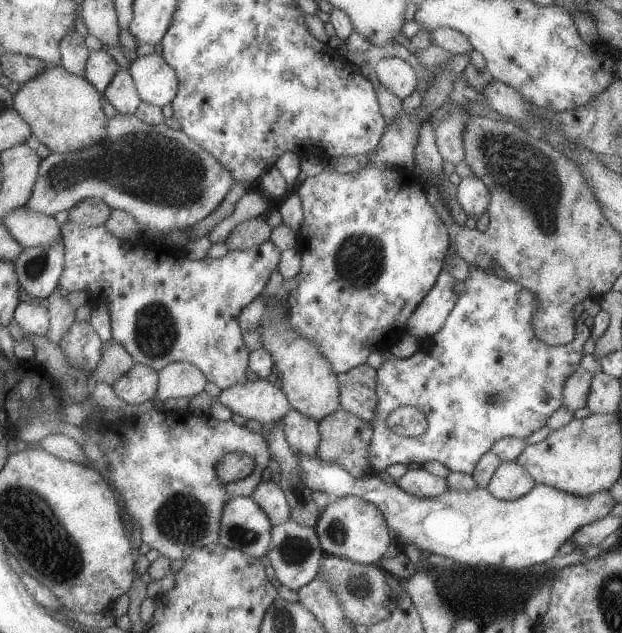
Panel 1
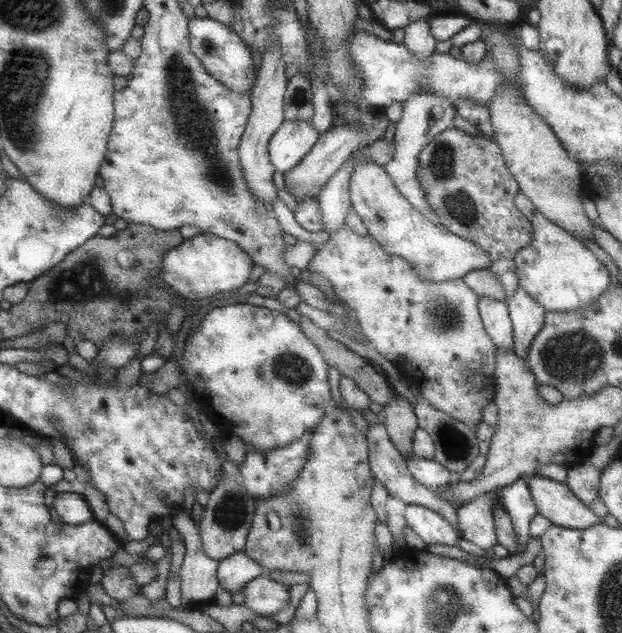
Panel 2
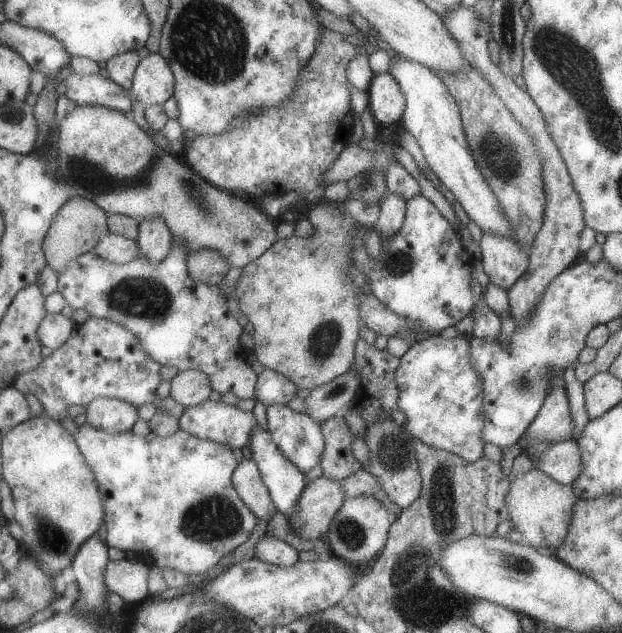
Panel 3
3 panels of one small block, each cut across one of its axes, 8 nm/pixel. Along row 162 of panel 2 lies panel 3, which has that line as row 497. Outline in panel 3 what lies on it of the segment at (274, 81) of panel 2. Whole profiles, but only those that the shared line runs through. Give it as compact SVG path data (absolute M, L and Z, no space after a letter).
M244 459L238 463L233 472L232 482L244 504L257 518L269 521L276 514L278 510L254 459Z

